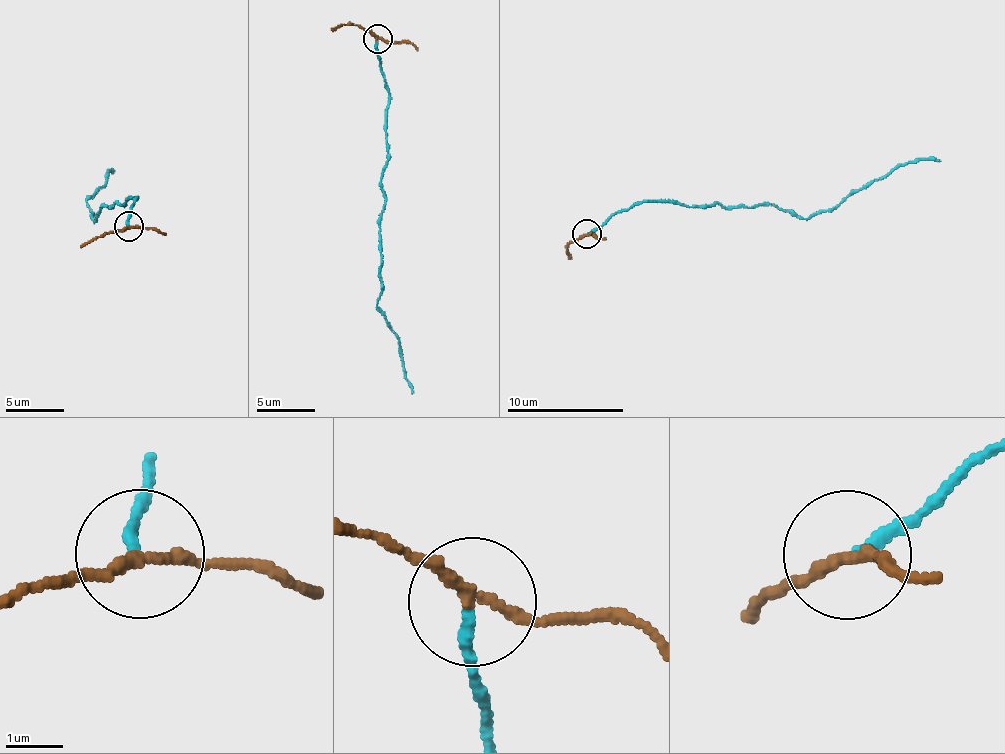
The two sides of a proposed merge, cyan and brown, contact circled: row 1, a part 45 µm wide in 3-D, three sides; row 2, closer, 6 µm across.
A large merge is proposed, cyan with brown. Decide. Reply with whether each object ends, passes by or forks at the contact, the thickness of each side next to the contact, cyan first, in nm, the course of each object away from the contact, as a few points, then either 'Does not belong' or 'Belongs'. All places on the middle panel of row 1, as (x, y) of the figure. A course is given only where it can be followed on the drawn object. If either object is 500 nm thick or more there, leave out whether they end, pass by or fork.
At the ring cyan ends. At the ring brown passes by. Thickness 200 nm (cyan) against 190 nm. Course of cyan: (376, 41), (387, 95), (388, 165), (379, 182), (386, 205), (379, 234), (377, 308), (403, 356), (411, 394). Course of brown: (376, 38), (349, 25), (332, 30). Does not belong

